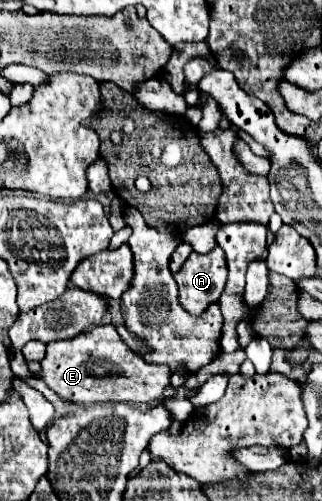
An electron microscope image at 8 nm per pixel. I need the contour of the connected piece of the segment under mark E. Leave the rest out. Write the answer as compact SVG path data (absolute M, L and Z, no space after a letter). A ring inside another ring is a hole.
M98 325L90 327L90 331L84 331L82 335L76 335L72 339L48 343L46 357L42 361L42 381L64 401L148 403L156 399L170 383L170 369L166 365L146 363L120 339L114 325Z

